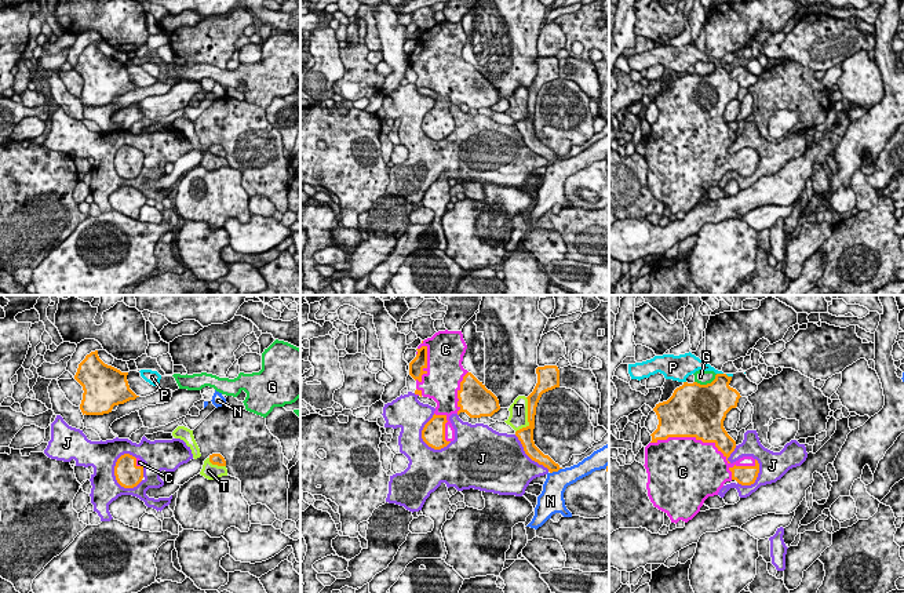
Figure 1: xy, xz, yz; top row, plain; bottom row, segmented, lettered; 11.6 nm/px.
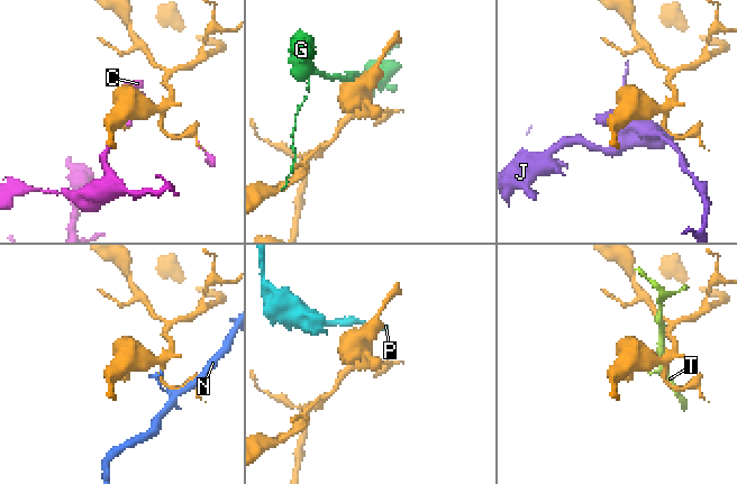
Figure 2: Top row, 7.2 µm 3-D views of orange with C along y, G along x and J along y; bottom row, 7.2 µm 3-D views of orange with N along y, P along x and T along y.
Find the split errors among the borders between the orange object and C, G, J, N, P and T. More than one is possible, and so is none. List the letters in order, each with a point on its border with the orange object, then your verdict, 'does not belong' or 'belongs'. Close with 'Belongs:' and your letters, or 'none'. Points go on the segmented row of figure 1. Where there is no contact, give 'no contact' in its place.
C: yz (692, 436) | belongs
G: yz (707, 384) | does not belong
J: xy (116, 479) | does not belong
N: xz (556, 470) | does not belong
P: yz (720, 374) | does not belong
T: xz (528, 417) | does not belong
Belongs: C

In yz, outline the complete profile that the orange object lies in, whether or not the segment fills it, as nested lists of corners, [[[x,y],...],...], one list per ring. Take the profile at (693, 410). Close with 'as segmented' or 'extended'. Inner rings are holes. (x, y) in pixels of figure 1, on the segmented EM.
[[[717,374],[711,383],[684,382],[672,396],[656,404],[657,429],[645,447],[645,469],[648,473],[648,496],[655,507],[664,512],[671,523],[688,523],[708,496],[718,495],[726,481],[736,480],[741,485],[755,483],[759,463],[752,456],[743,456],[730,463],[728,458],[736,448],[736,441],[723,428],[726,414],[737,407],[740,393],[730,388],[732,376]]] | extended

